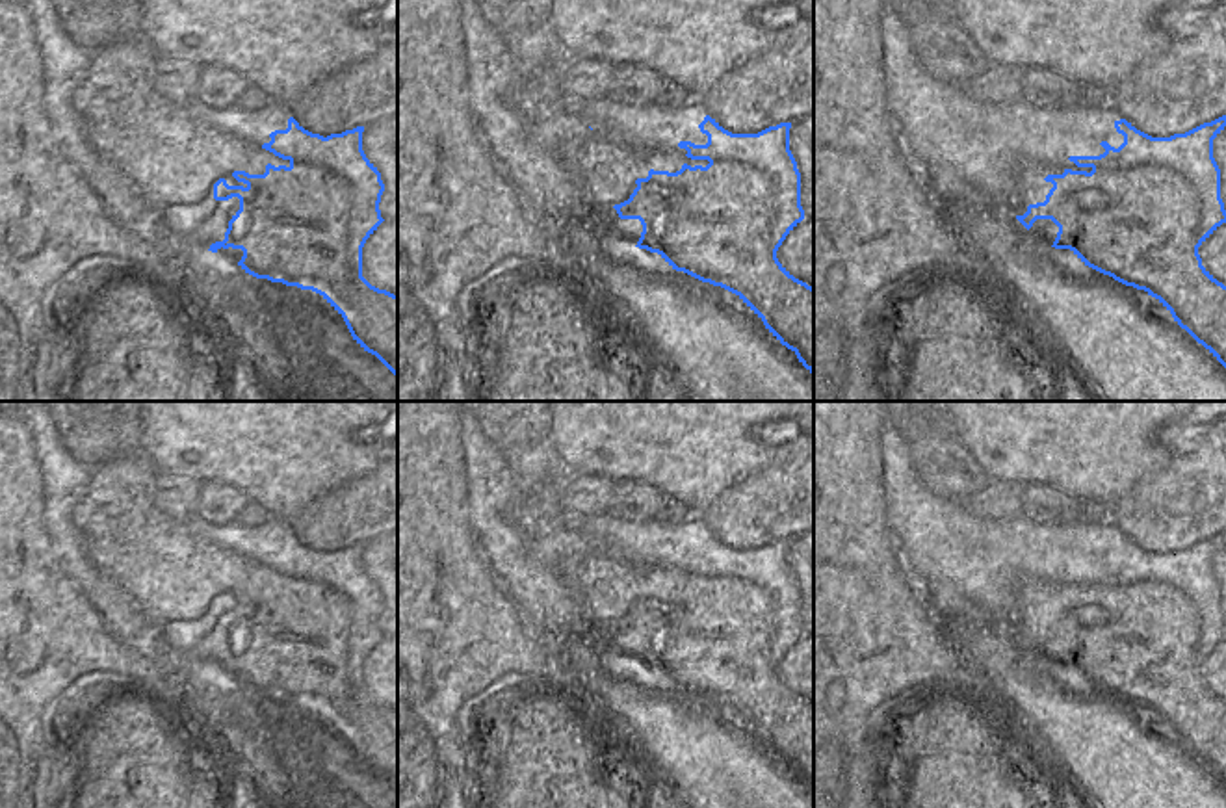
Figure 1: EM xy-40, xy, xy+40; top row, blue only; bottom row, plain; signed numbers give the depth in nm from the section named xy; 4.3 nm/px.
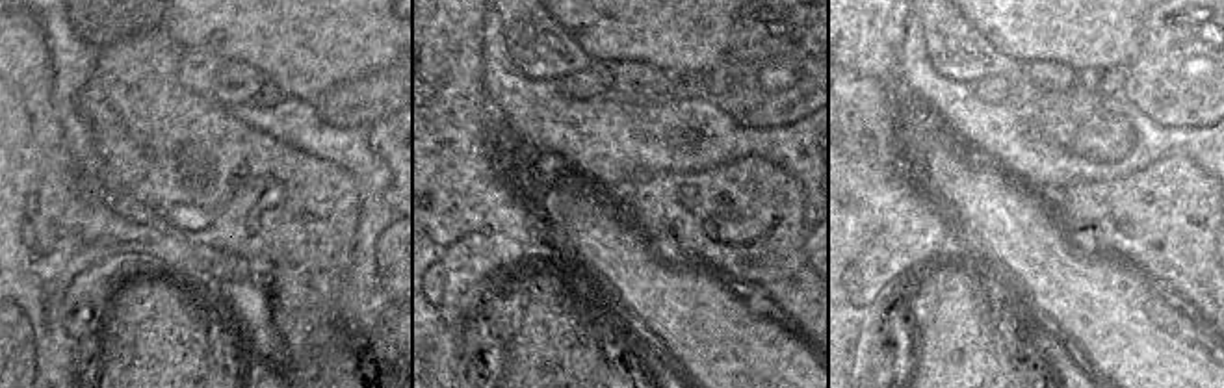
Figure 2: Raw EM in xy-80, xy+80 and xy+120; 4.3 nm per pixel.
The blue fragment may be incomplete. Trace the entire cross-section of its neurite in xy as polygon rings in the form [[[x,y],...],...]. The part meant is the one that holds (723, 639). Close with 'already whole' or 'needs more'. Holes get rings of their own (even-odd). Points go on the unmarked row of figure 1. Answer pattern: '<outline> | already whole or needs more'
[[[561,483],[524,487],[515,500],[515,529],[529,557],[578,596],[583,624],[604,641],[609,652],[658,669],[672,685],[736,710],[814,789],[814,704],[795,695],[776,674],[786,652],[804,635],[801,589],[789,567],[791,539],[780,539],[758,550],[732,550],[706,531],[698,544],[708,552],[708,559],[680,557],[678,563],[685,565],[685,570],[669,565],[628,565],[589,544],[563,511],[559,489]]] | needs more

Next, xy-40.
[[[141,453],[93,470],[87,492],[72,511],[72,522],[95,567],[126,591],[158,626],[163,654],[178,654],[197,667],[208,665],[256,695],[320,710],[344,734],[353,756],[398,793],[398,711],[362,693],[362,663],[385,637],[379,626],[385,600],[362,567],[364,542],[323,554],[290,533],[286,546],[271,548],[271,557],[256,563],[193,535],[188,520],[171,520],[160,513],[154,507],[156,477],[158,472]]] | needs more

